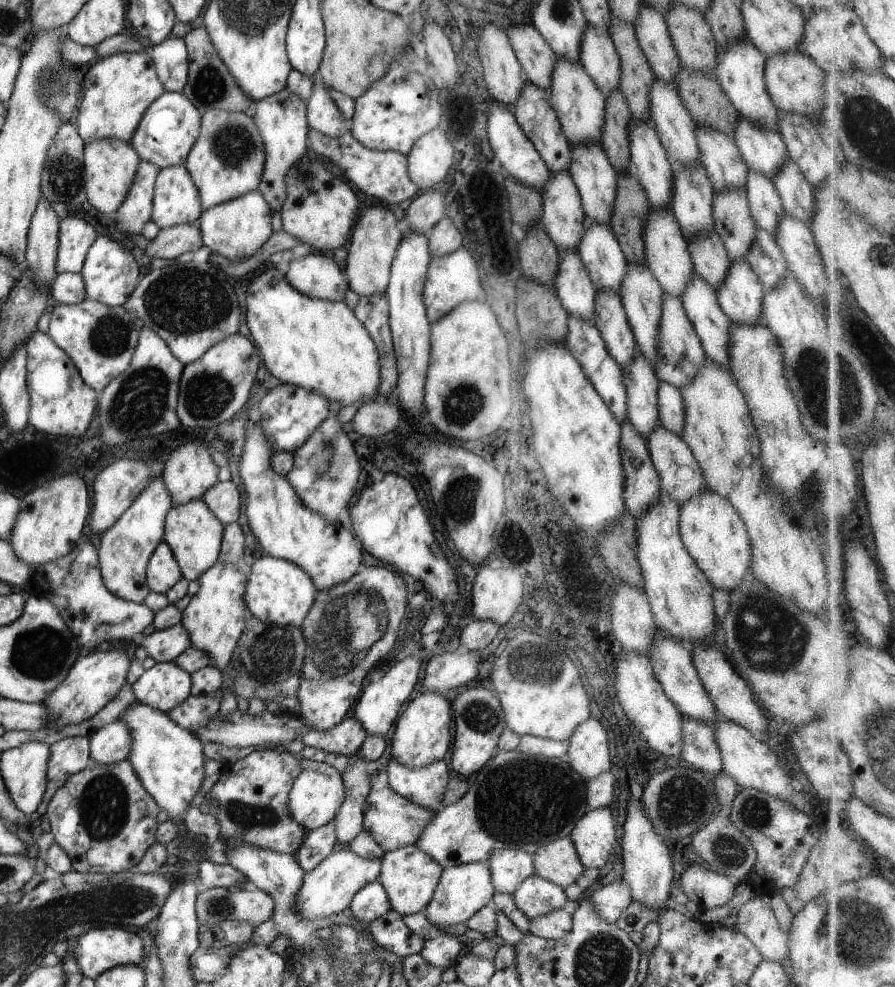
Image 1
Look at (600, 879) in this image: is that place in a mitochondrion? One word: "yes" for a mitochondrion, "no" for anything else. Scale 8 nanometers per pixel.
no

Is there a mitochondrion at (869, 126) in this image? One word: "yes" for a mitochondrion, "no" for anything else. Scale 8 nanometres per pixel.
yes

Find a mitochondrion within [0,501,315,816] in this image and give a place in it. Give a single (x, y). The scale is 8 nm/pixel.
(41, 654)

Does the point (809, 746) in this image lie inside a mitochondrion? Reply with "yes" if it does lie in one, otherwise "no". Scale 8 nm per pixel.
no

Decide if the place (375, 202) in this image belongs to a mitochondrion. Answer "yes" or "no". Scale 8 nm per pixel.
no

